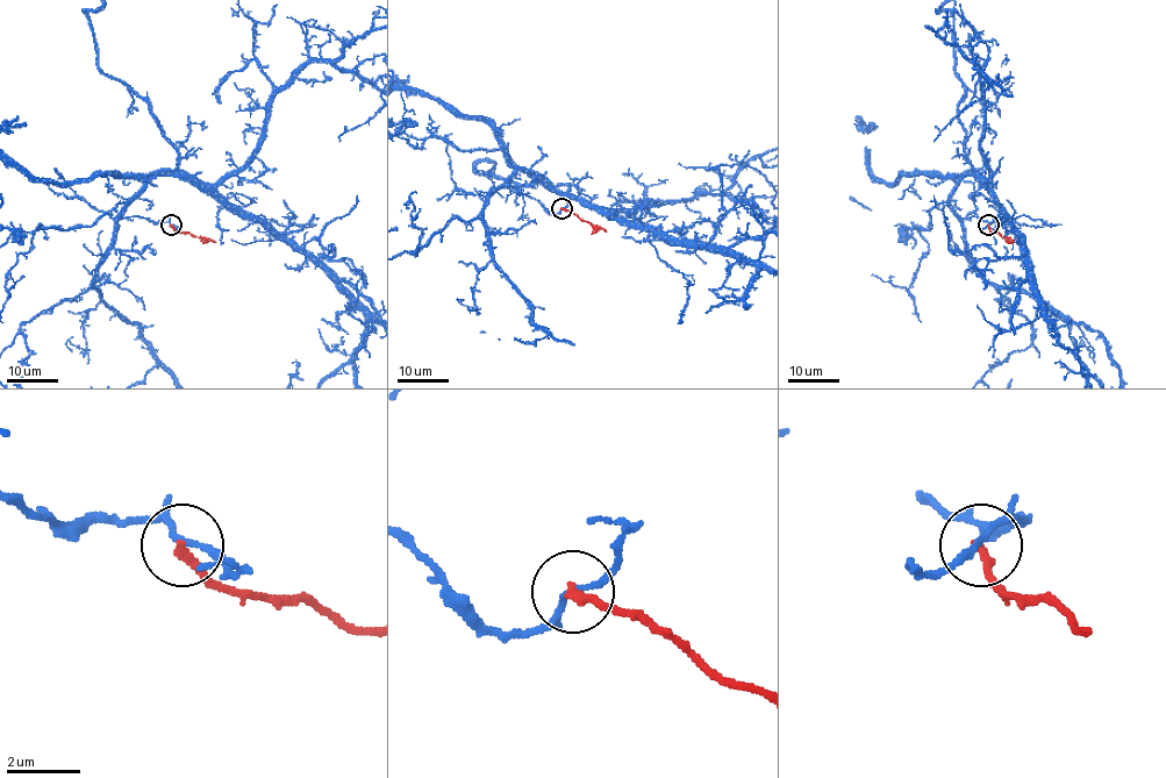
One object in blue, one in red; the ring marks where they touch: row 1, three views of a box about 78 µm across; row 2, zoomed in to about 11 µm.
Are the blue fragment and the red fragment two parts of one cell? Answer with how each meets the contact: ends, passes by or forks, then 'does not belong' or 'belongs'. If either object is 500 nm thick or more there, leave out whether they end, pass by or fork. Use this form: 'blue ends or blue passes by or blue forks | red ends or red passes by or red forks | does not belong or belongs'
blue passes by | red ends | does not belong

